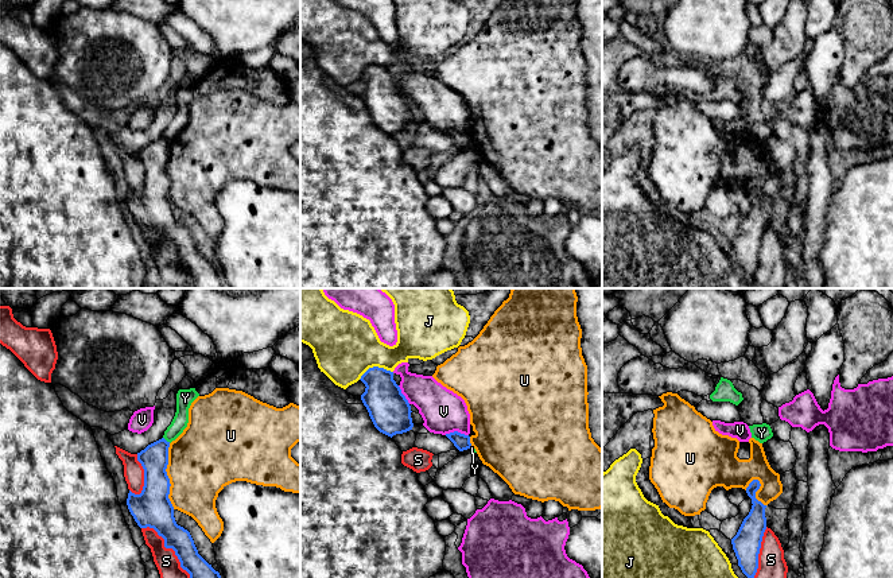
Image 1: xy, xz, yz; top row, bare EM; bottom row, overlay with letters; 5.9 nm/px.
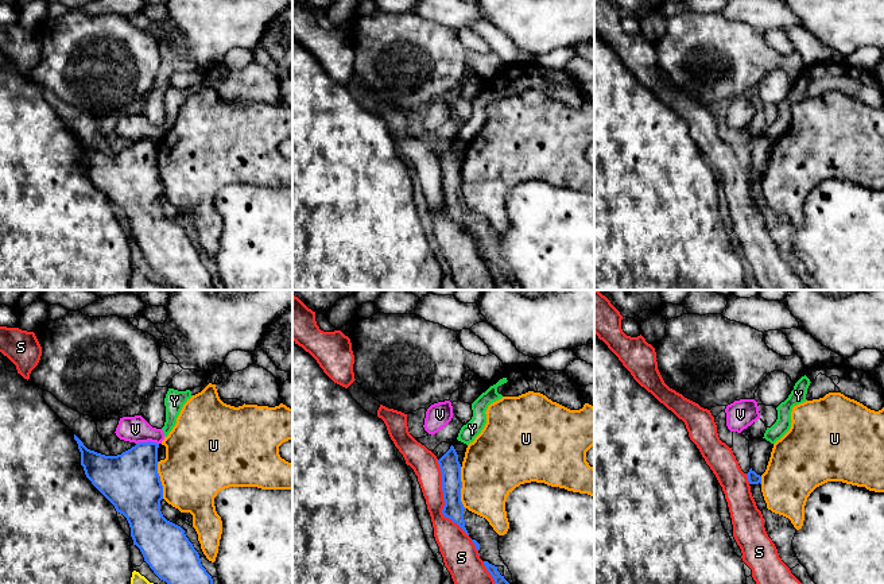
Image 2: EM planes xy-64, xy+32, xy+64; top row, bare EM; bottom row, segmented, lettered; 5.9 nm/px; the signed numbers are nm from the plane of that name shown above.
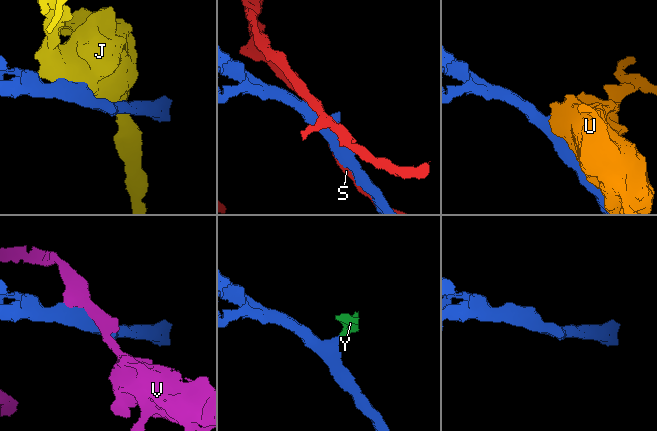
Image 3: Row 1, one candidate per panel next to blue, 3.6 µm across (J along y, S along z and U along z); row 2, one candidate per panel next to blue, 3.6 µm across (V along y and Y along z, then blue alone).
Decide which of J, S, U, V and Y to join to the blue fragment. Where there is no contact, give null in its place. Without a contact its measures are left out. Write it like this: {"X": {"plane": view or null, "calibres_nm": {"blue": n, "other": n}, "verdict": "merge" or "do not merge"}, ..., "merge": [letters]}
{"J": {"plane": "xz", "calibres_nm": {"blue": 240, "other": 400}, "verdict": "do not merge"}, "S": {"plane": "xy", "calibres_nm": {"blue": 220, "other": 140}, "verdict": "do not merge"}, "U": {"plane": "xy", "calibres_nm": {"blue": 220, "other": 400}, "verdict": "do not merge"}, "V": {"plane": "xz", "calibres_nm": {"blue": 100, "other": 260}, "verdict": "do not merge"}, "Y": {"plane": "xy", "calibres_nm": {"blue": 170, "other": 90}, "verdict": "do not merge"}, "merge": []}

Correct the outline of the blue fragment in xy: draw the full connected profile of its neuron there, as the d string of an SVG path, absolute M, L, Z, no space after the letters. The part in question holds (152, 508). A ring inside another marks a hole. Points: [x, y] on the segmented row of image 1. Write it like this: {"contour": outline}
{"contour": "M162 438L137 453L137 461L144 469L144 486L140 494L129 490L128 509L140 528L154 528L164 539L164 547L175 551L180 567L190 578L221 578L198 554L190 532L175 521L168 499L171 484L166 472L168 447L170 442Z"}

